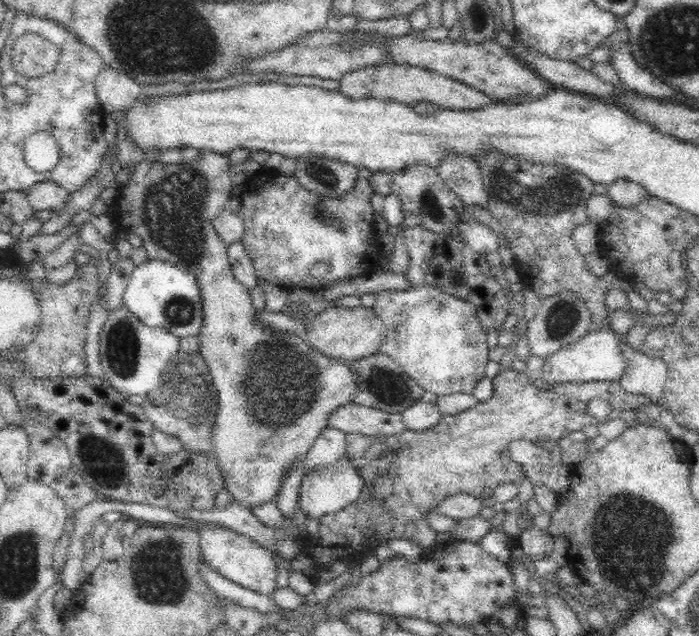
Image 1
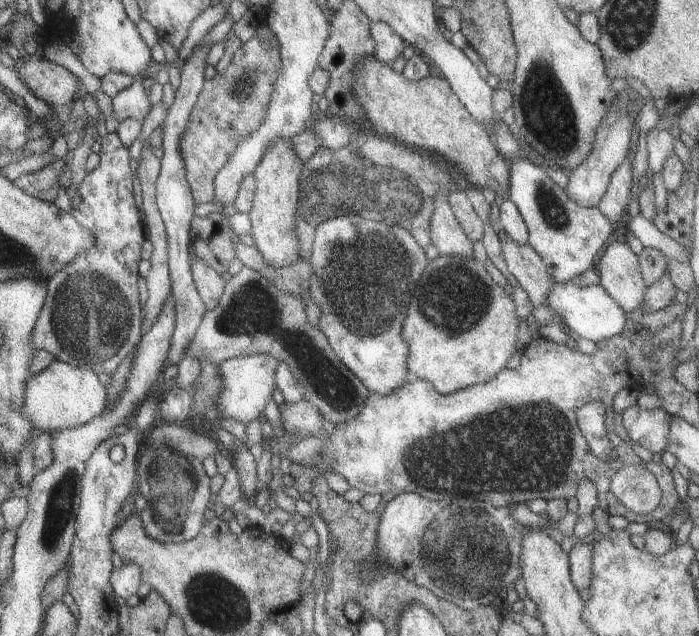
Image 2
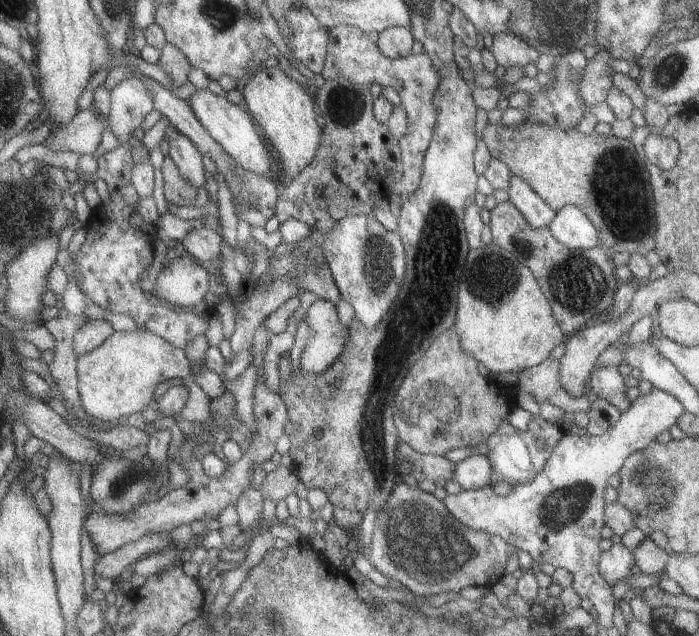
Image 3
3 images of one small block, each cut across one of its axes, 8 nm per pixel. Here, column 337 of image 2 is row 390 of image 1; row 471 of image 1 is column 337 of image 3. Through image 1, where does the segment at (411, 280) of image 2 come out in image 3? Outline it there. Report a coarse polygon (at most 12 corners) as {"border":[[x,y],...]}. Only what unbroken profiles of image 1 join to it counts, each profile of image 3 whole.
{"border":[[347,215],[320,245],[365,330],[397,296],[403,243],[373,217]]}

